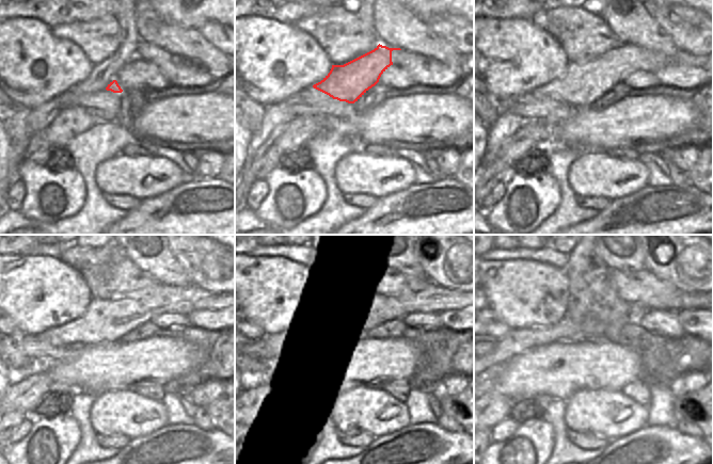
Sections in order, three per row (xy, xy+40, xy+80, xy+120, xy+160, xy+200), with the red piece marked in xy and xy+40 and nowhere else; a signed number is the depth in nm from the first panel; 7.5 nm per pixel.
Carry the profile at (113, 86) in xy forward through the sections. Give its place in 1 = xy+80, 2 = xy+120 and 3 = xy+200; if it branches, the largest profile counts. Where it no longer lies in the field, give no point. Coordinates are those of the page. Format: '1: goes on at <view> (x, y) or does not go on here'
1: goes on at xy+80 (581, 85)
2: goes on at xy+120 (105, 320)
3: goes on at xy+200 (569, 328)

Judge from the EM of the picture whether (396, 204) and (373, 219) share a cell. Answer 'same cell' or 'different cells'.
same cell

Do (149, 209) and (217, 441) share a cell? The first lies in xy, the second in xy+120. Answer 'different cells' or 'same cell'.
same cell

